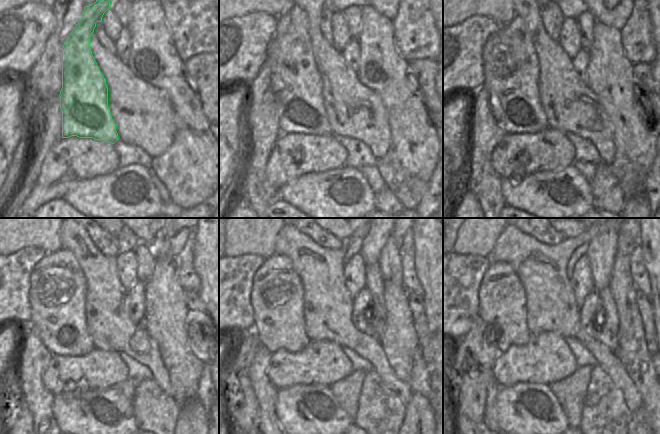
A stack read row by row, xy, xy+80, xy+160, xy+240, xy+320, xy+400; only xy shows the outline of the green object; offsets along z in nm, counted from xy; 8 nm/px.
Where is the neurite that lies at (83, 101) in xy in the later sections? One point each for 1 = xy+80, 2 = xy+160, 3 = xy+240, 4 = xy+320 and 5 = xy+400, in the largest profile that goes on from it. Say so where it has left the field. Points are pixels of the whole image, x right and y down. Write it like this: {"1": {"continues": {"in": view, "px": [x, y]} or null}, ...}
{"1": {"continues": {"in": "xy+80", "px": [295, 81]}}, "2": {"continues": {"in": "xy+160", "px": [511, 69]}}, "3": {"continues": {"in": "xy+240", "px": [57, 295]}}, "4": {"continues": {"in": "xy+320", "px": [277, 297]}}, "5": {"continues": {"in": "xy+400", "px": [501, 298]}}}

